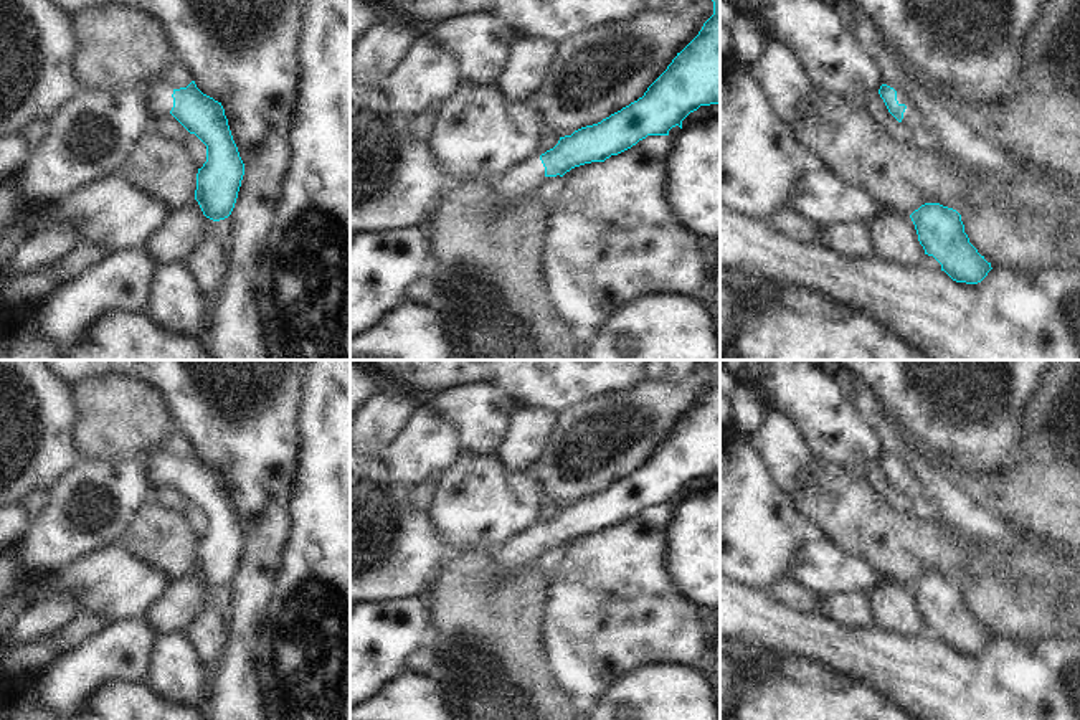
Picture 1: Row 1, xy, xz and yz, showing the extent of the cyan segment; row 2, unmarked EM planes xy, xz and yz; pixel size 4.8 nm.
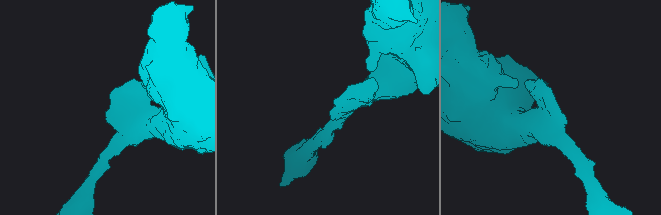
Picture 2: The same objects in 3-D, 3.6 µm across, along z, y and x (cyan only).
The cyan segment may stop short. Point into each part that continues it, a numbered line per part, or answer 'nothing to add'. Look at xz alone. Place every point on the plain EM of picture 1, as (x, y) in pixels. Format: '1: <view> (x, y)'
1: xz (524, 549)

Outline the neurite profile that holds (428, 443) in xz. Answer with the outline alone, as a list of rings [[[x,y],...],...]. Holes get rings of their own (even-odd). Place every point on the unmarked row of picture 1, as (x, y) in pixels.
[[[424,398],[388,444],[383,457],[391,476],[413,487],[428,477],[438,479],[459,451],[456,426]]]

